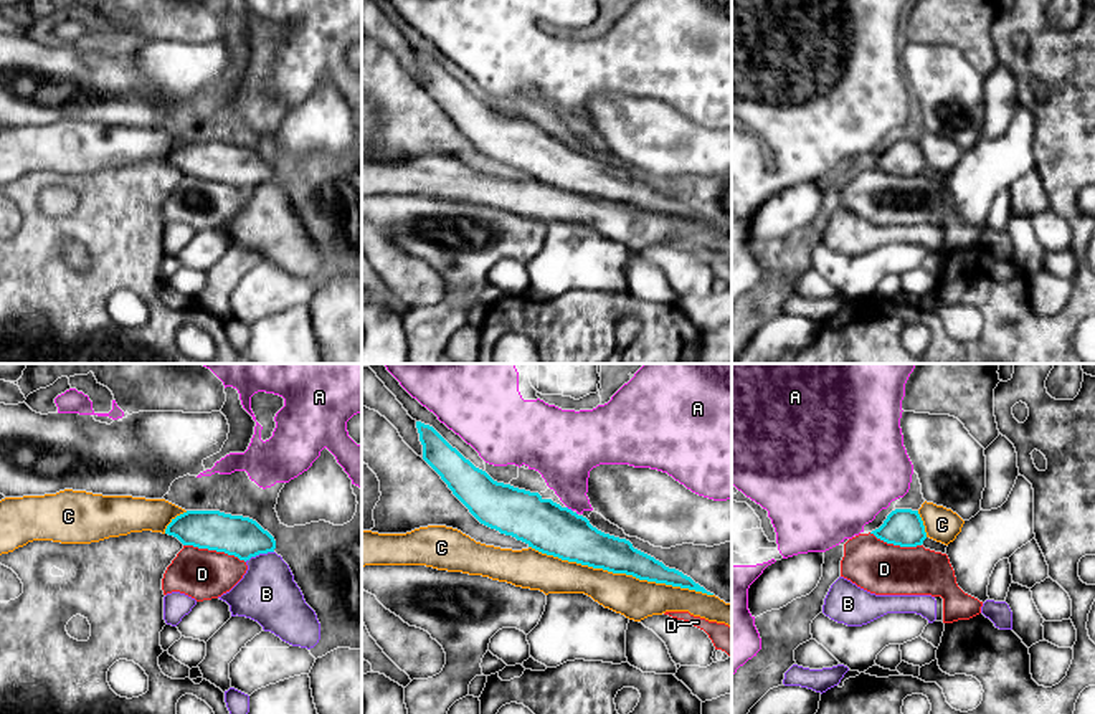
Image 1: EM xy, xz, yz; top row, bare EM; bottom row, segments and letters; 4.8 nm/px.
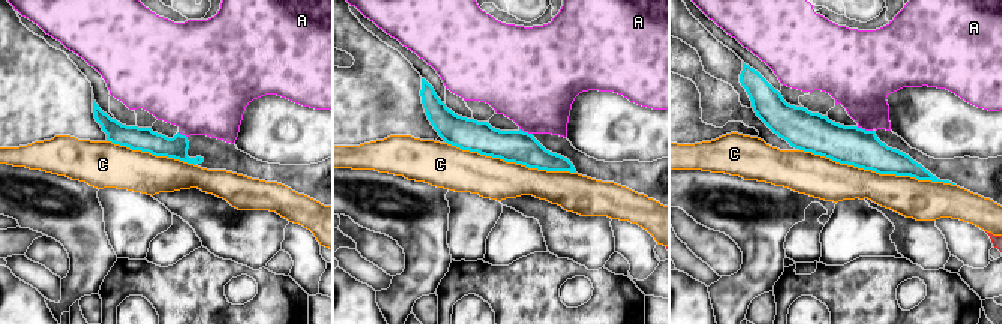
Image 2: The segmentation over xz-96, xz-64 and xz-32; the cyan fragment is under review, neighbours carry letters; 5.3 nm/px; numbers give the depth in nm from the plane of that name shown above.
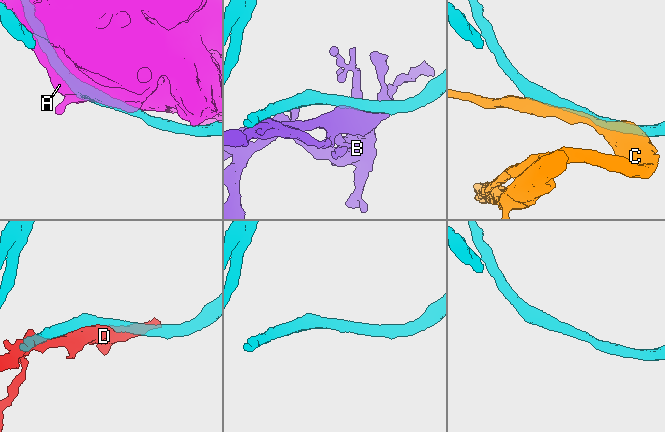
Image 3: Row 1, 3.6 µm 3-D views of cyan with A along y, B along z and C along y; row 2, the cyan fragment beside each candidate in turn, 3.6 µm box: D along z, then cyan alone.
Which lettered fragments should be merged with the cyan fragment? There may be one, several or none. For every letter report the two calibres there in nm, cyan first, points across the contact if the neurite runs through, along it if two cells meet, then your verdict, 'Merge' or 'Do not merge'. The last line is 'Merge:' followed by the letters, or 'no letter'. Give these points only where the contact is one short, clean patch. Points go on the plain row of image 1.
A: Thickness 240 nm (cyan) against 280 nm. Do not merge
B: Thickness 200 nm (cyan) against 280 nm. Do not merge
C: Thickness 200 nm (cyan) against 200 nm. Merge
D: Thickness 200 nm (cyan) against 240 nm. Do not merge
Merge: C

